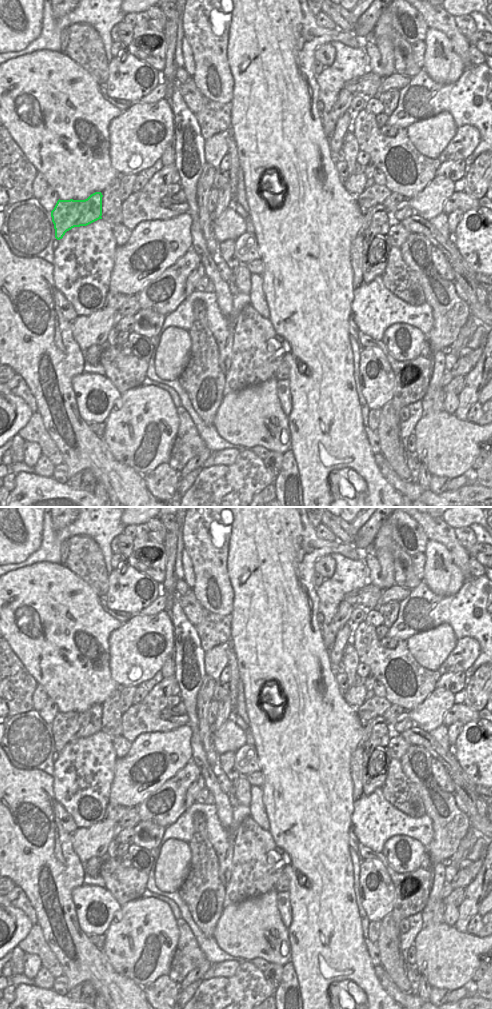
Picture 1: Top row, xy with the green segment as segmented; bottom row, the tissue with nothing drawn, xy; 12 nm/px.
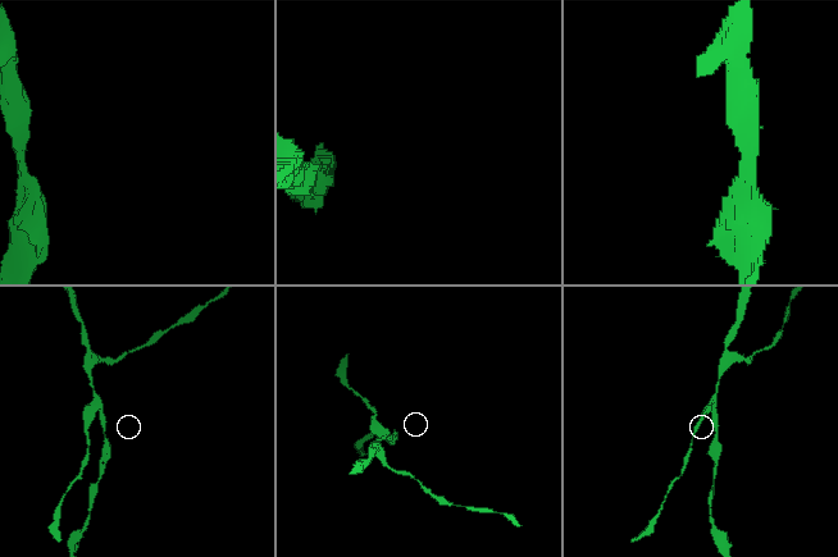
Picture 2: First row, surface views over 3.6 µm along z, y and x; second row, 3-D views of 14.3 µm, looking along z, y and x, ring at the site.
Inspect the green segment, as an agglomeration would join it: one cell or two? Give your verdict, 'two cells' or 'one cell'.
two cells

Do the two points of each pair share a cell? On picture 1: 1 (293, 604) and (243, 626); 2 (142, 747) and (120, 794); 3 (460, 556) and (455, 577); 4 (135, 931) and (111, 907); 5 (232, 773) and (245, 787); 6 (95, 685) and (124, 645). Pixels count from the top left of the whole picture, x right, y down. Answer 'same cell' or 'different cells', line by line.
1: same cell
2: same cell
3: different cells
4: different cells
5: different cells
6: different cells

